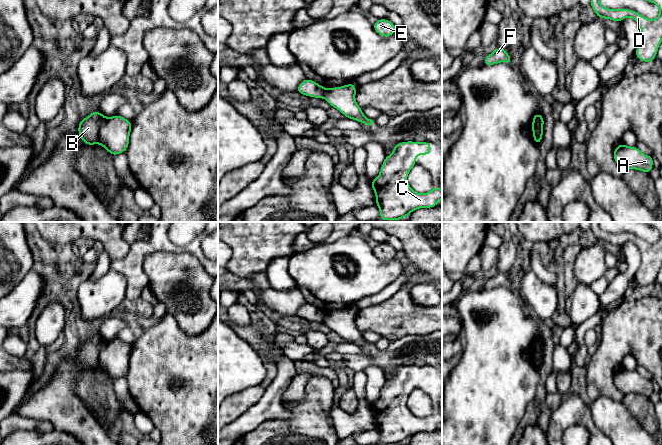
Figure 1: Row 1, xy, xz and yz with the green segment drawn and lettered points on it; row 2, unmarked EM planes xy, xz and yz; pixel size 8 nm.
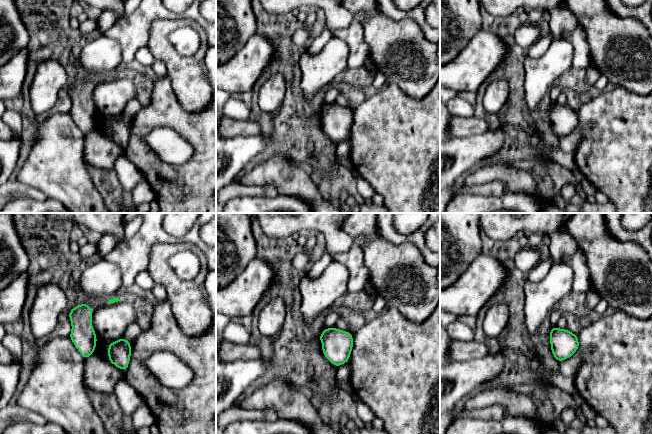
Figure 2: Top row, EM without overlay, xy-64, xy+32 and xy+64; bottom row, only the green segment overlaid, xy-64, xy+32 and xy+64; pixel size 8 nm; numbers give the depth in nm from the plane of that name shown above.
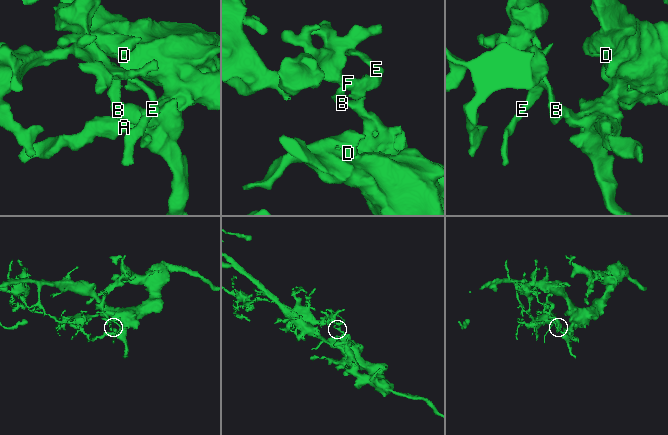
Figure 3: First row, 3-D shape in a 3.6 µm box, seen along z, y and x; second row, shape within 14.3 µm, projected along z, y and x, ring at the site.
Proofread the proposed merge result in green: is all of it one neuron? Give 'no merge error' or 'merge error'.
merge error

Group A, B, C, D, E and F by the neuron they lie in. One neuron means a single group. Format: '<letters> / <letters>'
A C D / B E F

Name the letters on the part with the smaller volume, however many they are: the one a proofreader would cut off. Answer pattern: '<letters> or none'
B, E, F

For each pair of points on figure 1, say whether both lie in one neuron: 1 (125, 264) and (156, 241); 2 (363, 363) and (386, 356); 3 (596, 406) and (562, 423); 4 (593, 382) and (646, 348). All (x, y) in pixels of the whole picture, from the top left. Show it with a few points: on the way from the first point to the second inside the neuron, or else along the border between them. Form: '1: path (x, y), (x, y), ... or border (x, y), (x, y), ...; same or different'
1: path (133, 259), (148, 246); same
2: path (369, 360), (380, 358); same
3: border (588, 404), (591, 410), (592, 422), (599, 430); different
4: path (602, 368), (622, 348), (632, 348); same

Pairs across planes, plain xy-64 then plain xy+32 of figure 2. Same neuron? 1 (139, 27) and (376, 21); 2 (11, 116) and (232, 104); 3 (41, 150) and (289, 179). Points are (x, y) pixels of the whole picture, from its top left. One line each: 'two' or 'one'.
1: two
2: one
3: one

